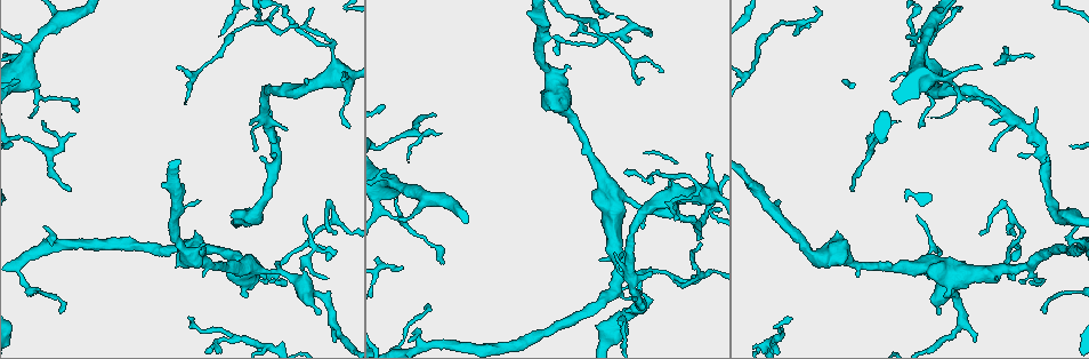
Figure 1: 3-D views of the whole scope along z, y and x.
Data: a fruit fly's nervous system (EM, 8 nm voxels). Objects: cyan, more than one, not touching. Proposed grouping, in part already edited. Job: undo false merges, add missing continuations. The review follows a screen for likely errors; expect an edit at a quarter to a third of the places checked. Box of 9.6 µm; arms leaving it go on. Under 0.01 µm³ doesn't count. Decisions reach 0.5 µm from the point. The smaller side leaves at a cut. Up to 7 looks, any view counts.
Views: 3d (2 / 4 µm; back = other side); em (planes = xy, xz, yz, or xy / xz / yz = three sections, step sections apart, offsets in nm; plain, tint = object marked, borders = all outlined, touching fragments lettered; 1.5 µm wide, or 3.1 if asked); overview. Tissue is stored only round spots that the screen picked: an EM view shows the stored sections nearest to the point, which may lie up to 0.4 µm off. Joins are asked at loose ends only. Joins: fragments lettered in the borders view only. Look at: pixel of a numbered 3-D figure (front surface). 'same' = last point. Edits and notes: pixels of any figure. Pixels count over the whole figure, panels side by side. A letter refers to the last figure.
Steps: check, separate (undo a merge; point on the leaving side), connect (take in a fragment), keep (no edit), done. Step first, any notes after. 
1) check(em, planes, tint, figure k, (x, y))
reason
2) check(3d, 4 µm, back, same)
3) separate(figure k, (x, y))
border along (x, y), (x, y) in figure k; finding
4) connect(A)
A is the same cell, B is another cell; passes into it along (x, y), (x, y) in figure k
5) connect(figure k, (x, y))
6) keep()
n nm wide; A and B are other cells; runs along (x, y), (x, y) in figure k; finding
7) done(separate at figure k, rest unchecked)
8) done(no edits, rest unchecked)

check(em, planes, borders, figure 1, (807, 25))
branch stops here

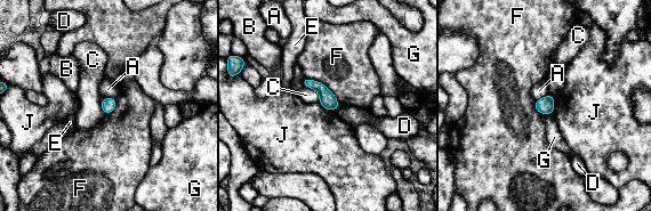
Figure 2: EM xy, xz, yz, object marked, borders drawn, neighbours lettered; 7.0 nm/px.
keep()
F touches over 340 nm; A, B, C, D, E, F, G and J are other cells; no lettered fragment goes on from it

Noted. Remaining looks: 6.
check(3d, 2 µm, figure 1, (319, 315))
branch stops here

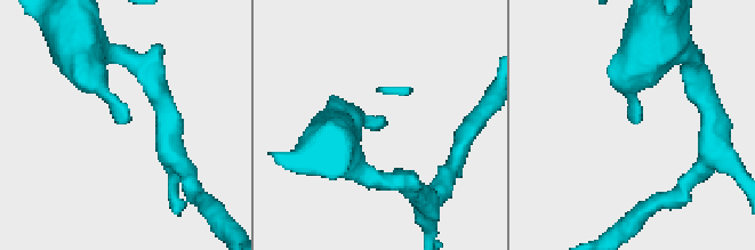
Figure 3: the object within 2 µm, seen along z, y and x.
check(em, planes, plain, figure 3, (639, 119))
shape alone is not enough

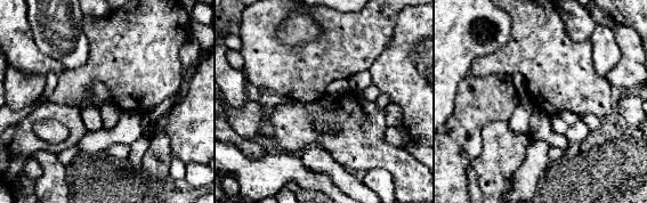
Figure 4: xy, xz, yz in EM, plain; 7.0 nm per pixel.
check(em, planes, borders, same)
see the neighbours

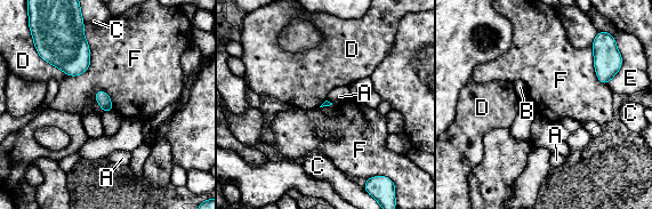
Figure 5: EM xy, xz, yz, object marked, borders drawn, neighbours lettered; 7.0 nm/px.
keep()
A, B, C, D, E and F are other cells; border along (82, 32), (89, 66), (66, 75) in figure 5; no lettered fragment goes on from it

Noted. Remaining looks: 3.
check(3d, 4 µm, figure 1, (192, 317))
branch stops here

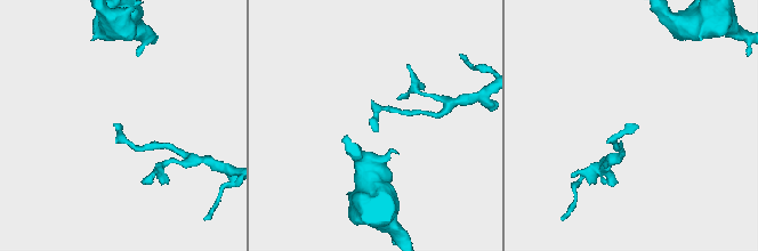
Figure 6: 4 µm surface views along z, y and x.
check(em, planes, plain, figure 6, (374, 128))

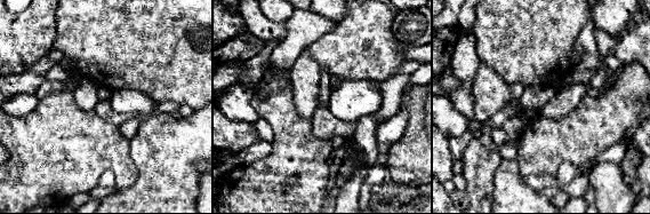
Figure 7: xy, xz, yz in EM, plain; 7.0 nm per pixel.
check(em, planes, borders, same)

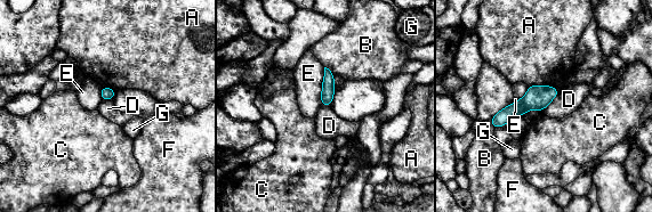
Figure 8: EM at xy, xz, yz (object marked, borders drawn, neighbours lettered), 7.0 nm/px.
keep()
A, B, C, D, E, F and G are other cells; border along (560, 91), (541, 112) in figure 8; none of them fits

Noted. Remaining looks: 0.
done(no edits, rest unchecked)

